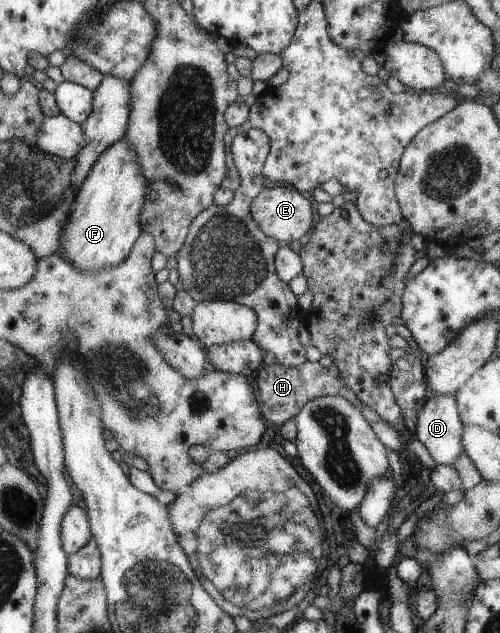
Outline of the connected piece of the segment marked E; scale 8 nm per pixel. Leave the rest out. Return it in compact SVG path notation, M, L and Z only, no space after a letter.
M269 184L252 203L252 214L259 227L282 244L301 239L313 227L311 200L303 197L297 188L289 185Z

